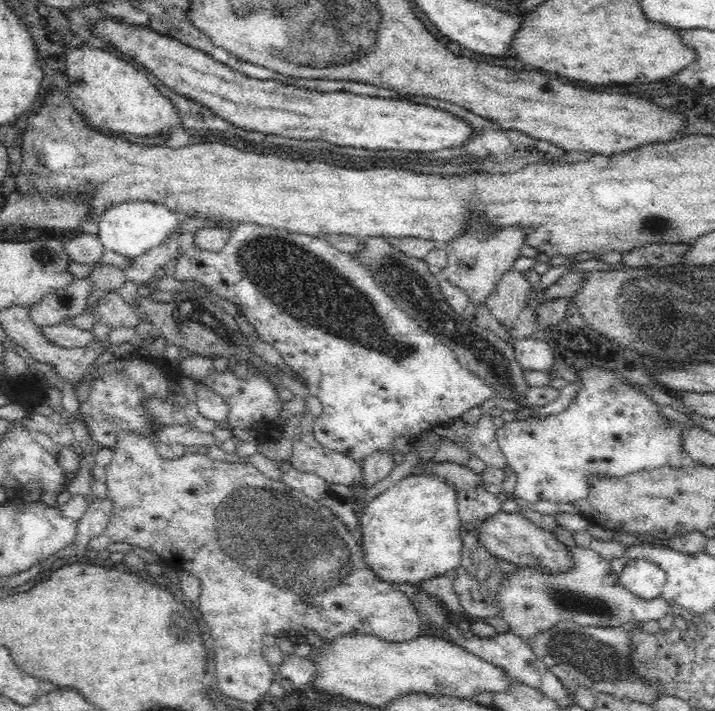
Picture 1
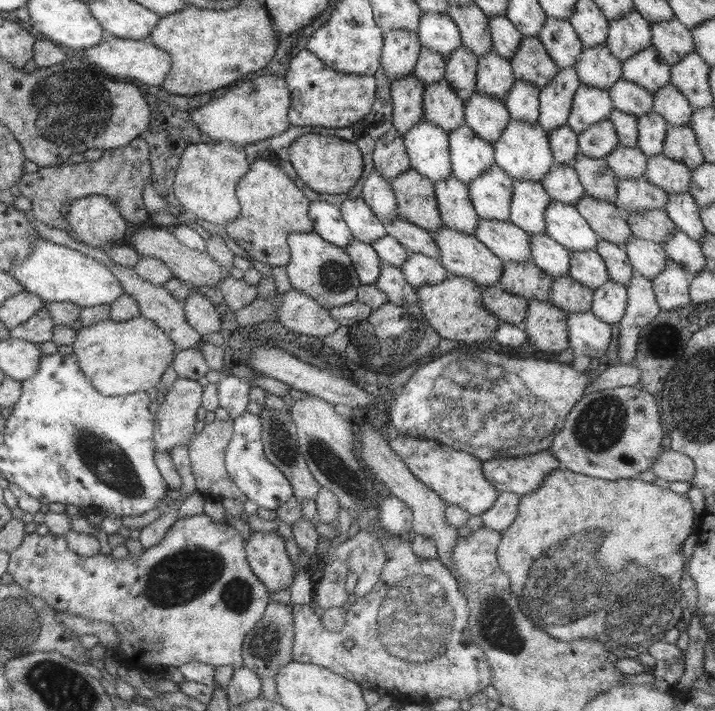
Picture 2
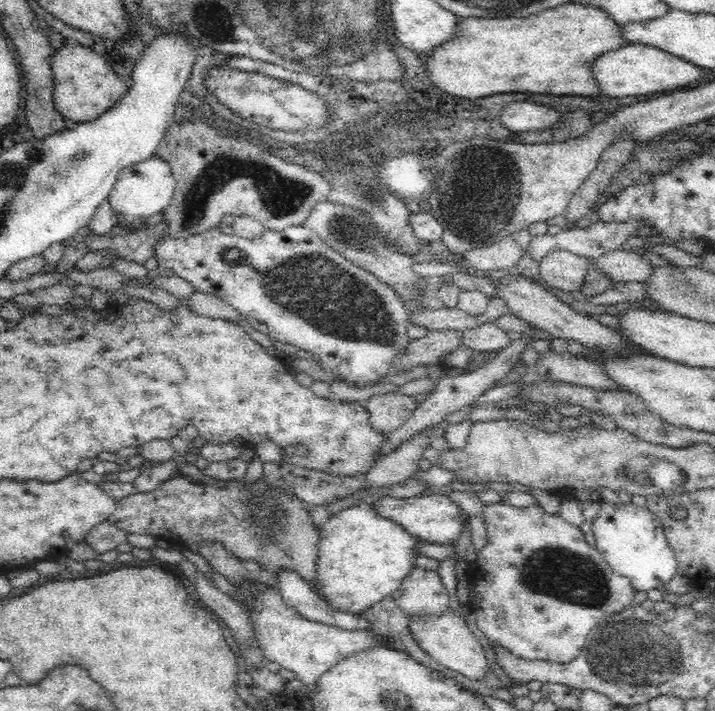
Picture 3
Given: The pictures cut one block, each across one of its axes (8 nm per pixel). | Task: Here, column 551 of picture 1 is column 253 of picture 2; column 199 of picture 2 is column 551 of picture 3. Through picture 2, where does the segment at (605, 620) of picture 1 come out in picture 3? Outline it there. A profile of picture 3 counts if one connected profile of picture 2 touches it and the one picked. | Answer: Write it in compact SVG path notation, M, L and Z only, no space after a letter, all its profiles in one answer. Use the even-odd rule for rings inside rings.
M495 503L486 505L484 508L484 525L486 526L486 546L480 550L477 559L470 566L469 579L476 585L471 610L476 617L477 626L482 630L487 639L496 646L503 647L506 651L512 652L515 656L528 660L544 660L558 664L567 663L576 659L586 645L589 632L608 616L616 615L632 607L637 594L631 581L626 576L620 576L612 571L612 567L604 559L604 555L598 550L590 547L584 539L584 533L578 526L572 526L558 514L546 512L542 506L530 506L520 508L508 503Z

